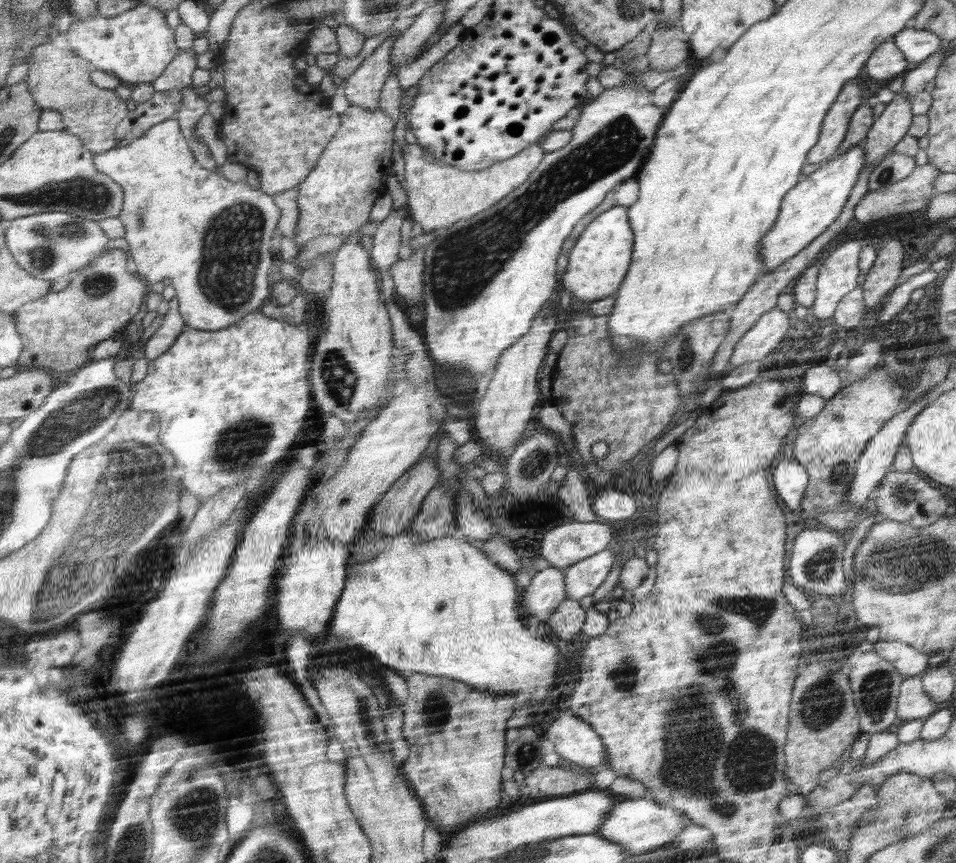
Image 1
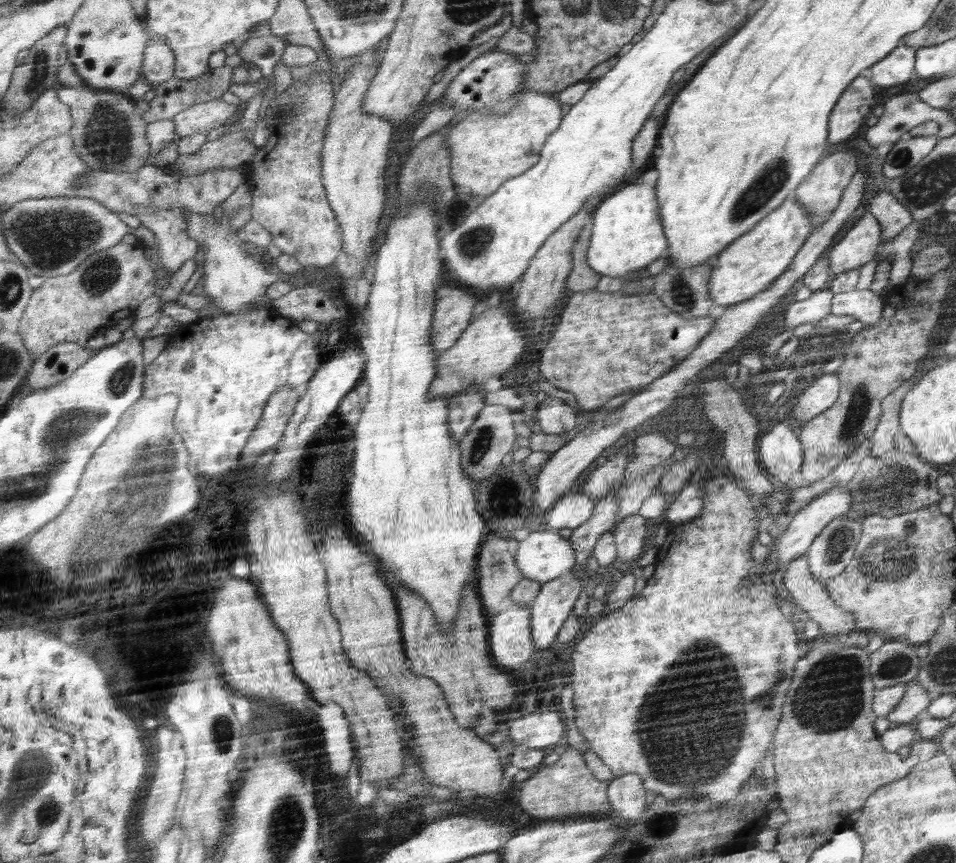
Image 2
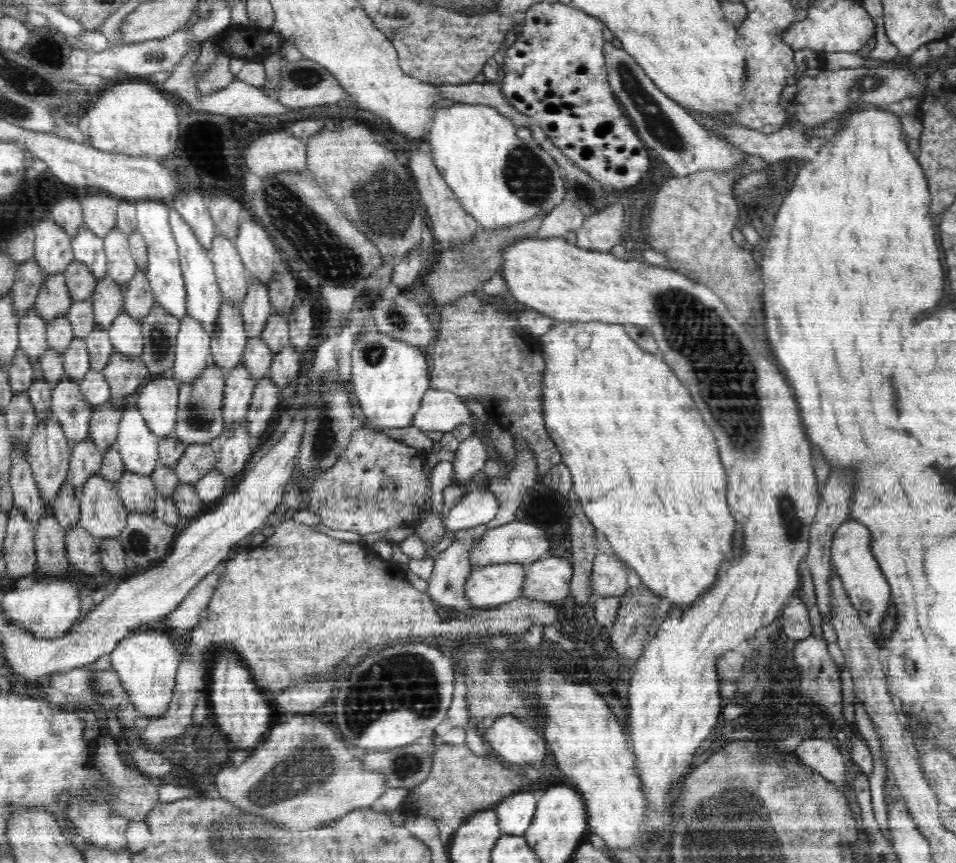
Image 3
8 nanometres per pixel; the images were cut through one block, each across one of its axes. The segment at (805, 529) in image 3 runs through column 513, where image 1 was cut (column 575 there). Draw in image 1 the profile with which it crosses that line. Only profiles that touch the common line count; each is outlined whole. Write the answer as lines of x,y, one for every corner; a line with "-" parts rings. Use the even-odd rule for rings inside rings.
614,205
594,218
582,235
576,240
570,254
568,254
568,266
561,281
561,289
568,289
572,296
582,299
585,302
594,302
616,294
620,285
623,284
624,277
628,272
630,262
632,262
632,242
634,234
630,228
628,219
628,207

